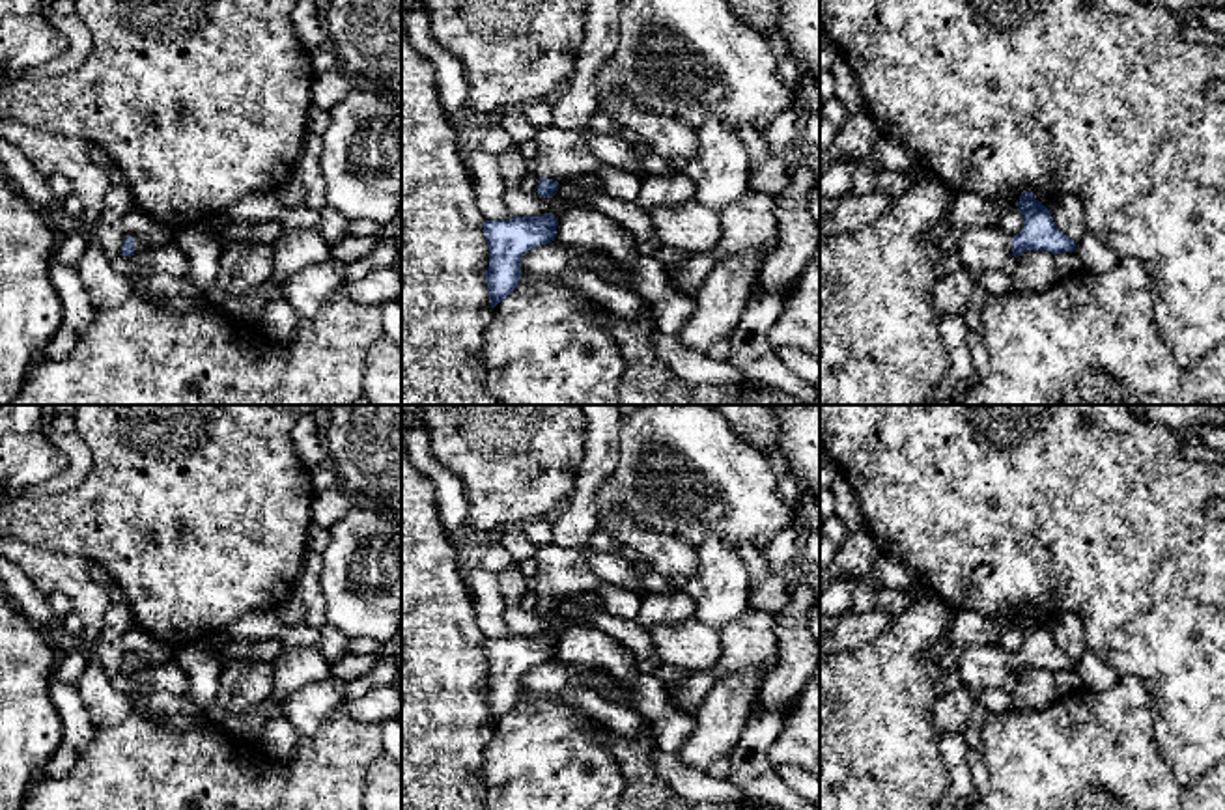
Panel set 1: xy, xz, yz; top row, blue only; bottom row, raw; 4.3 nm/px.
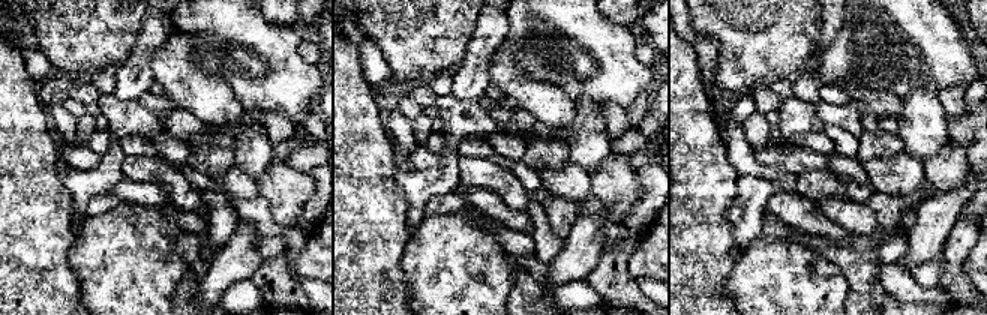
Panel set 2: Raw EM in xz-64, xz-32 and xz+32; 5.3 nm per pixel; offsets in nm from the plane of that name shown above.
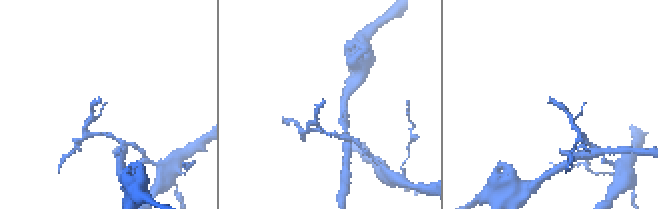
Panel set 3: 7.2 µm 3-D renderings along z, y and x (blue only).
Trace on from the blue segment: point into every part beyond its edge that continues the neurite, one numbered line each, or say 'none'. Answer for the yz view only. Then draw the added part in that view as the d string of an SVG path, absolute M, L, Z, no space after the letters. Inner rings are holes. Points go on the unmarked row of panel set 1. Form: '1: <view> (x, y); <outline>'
1: yz (981, 667); M969 644L962 649L958 676L971 694L1001 689L1012 674L1012 653L999 644Z

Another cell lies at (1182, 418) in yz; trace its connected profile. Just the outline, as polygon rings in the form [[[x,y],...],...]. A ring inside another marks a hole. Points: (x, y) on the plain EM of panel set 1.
[[[1137,405],[1147,422],[1169,427],[1180,435],[1193,433],[1197,427],[1225,426],[1225,405]]]

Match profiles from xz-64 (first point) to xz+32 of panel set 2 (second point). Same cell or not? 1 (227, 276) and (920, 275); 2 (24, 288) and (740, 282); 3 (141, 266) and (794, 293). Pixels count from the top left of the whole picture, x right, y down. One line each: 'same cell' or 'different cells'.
1: different cells
2: different cells
3: same cell

